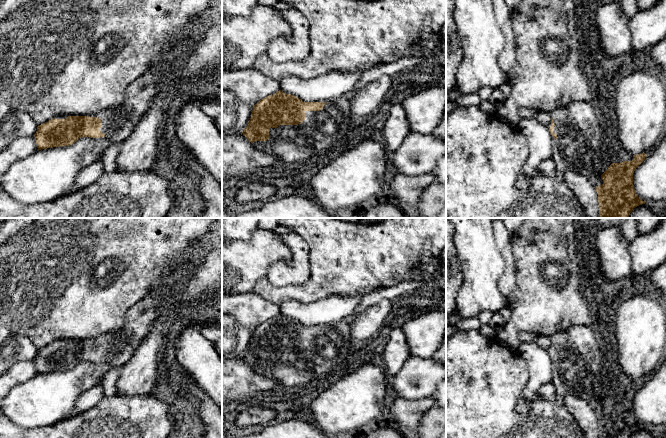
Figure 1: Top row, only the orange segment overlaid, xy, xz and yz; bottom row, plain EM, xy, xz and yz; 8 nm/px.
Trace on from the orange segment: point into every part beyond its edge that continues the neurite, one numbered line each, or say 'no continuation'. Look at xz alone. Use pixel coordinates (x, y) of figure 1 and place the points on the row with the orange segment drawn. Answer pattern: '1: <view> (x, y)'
1: xz (321, 129)

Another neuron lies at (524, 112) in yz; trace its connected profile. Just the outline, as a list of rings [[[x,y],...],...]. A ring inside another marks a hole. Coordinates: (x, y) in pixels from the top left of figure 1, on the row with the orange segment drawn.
[[[521,107],[519,109],[519,115],[521,118],[525,118],[525,119],[532,119],[536,117],[536,111],[534,111],[533,109],[527,108],[527,107]]]

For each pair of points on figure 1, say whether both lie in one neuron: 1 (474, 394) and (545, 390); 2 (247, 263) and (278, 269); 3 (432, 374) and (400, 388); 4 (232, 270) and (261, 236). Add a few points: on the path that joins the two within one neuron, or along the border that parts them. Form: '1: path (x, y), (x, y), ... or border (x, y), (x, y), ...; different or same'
1: border (539, 394), (544, 398), (554, 400); different
2: border (290, 256), (289, 262), (275, 262), (264, 276); different
3: path (424, 374), (408, 383); same
4: path (240, 262), (258, 244); same

